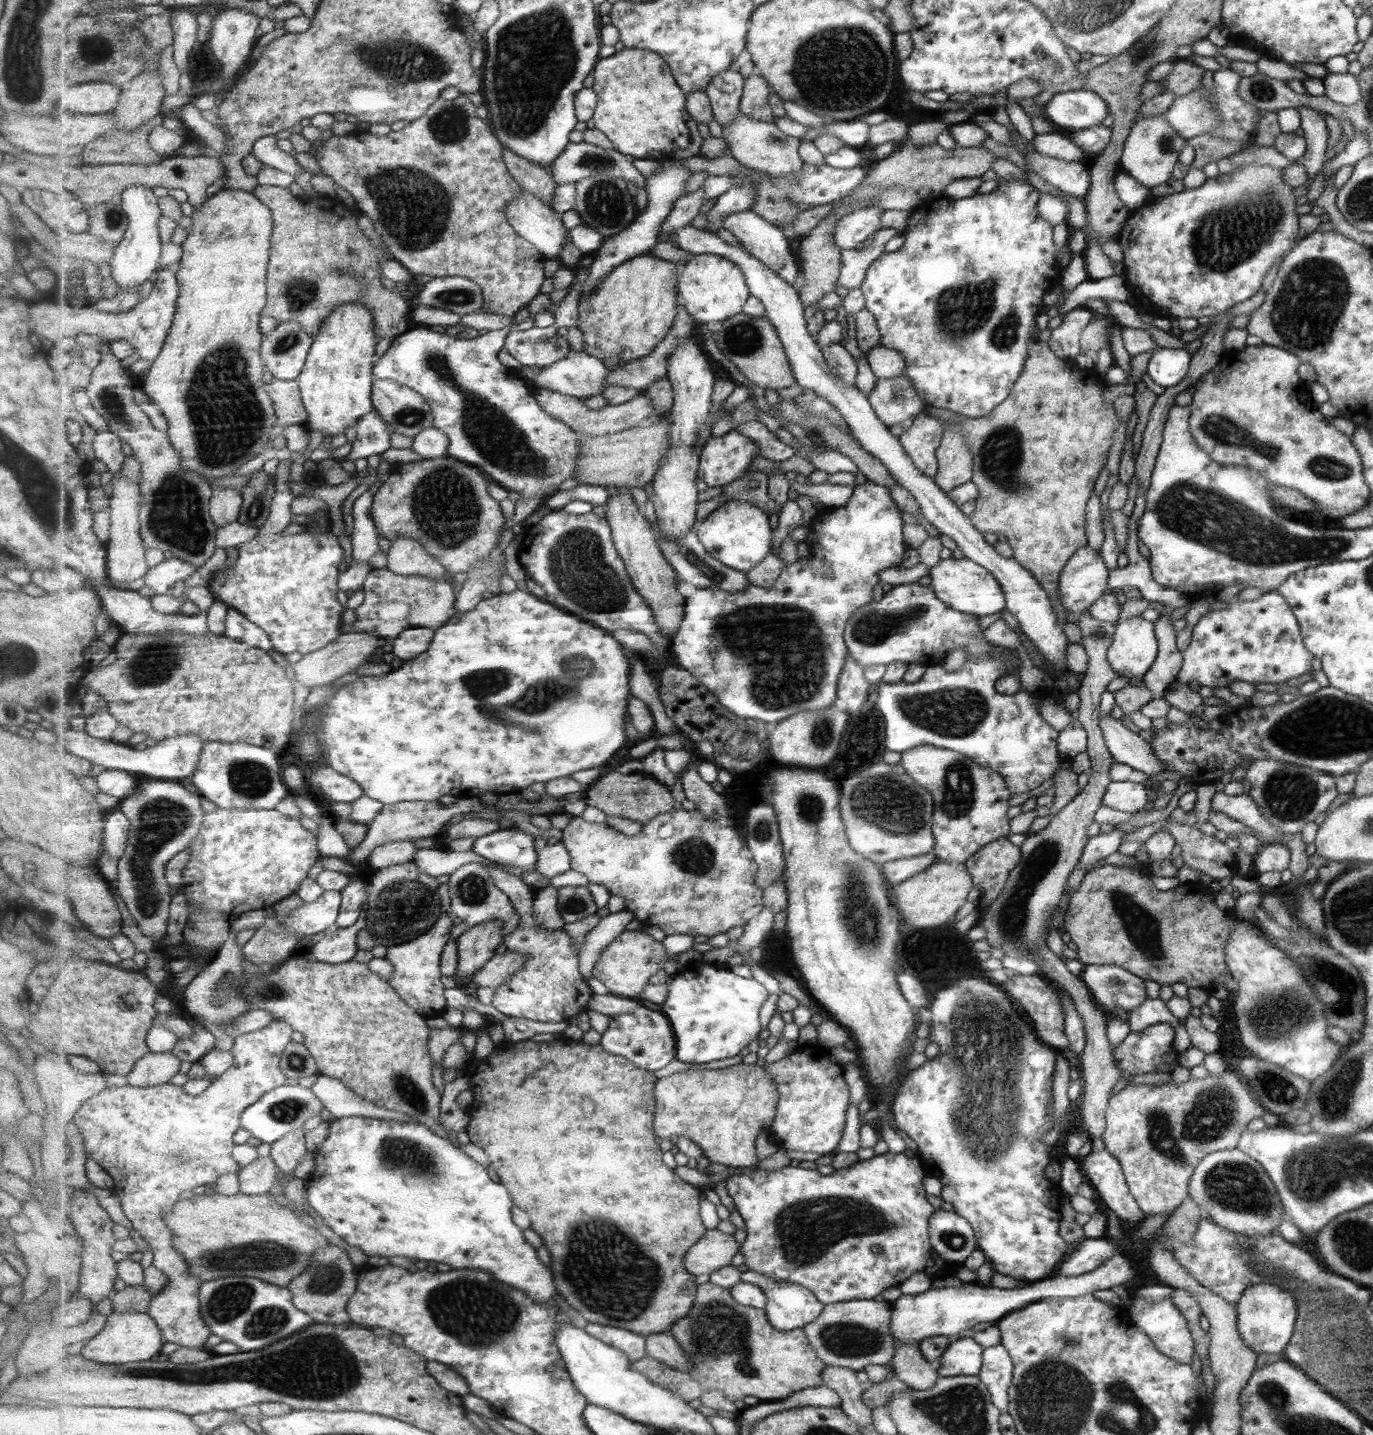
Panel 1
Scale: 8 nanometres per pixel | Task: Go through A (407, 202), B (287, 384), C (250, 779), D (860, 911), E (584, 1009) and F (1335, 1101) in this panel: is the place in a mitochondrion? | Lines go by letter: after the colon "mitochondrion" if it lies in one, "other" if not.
A: mitochondrion
B: other
C: mitochondrion
D: mitochondrion
E: other
F: mitochondrion

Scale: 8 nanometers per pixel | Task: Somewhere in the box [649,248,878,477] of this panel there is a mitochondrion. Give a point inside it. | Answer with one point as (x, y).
(744, 338)

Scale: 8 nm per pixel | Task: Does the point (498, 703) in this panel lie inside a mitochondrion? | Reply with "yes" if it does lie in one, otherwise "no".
yes

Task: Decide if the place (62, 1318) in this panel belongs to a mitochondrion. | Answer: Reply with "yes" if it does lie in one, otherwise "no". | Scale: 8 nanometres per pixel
no

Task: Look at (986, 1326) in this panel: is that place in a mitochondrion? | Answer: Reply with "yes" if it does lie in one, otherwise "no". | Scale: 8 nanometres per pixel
no

